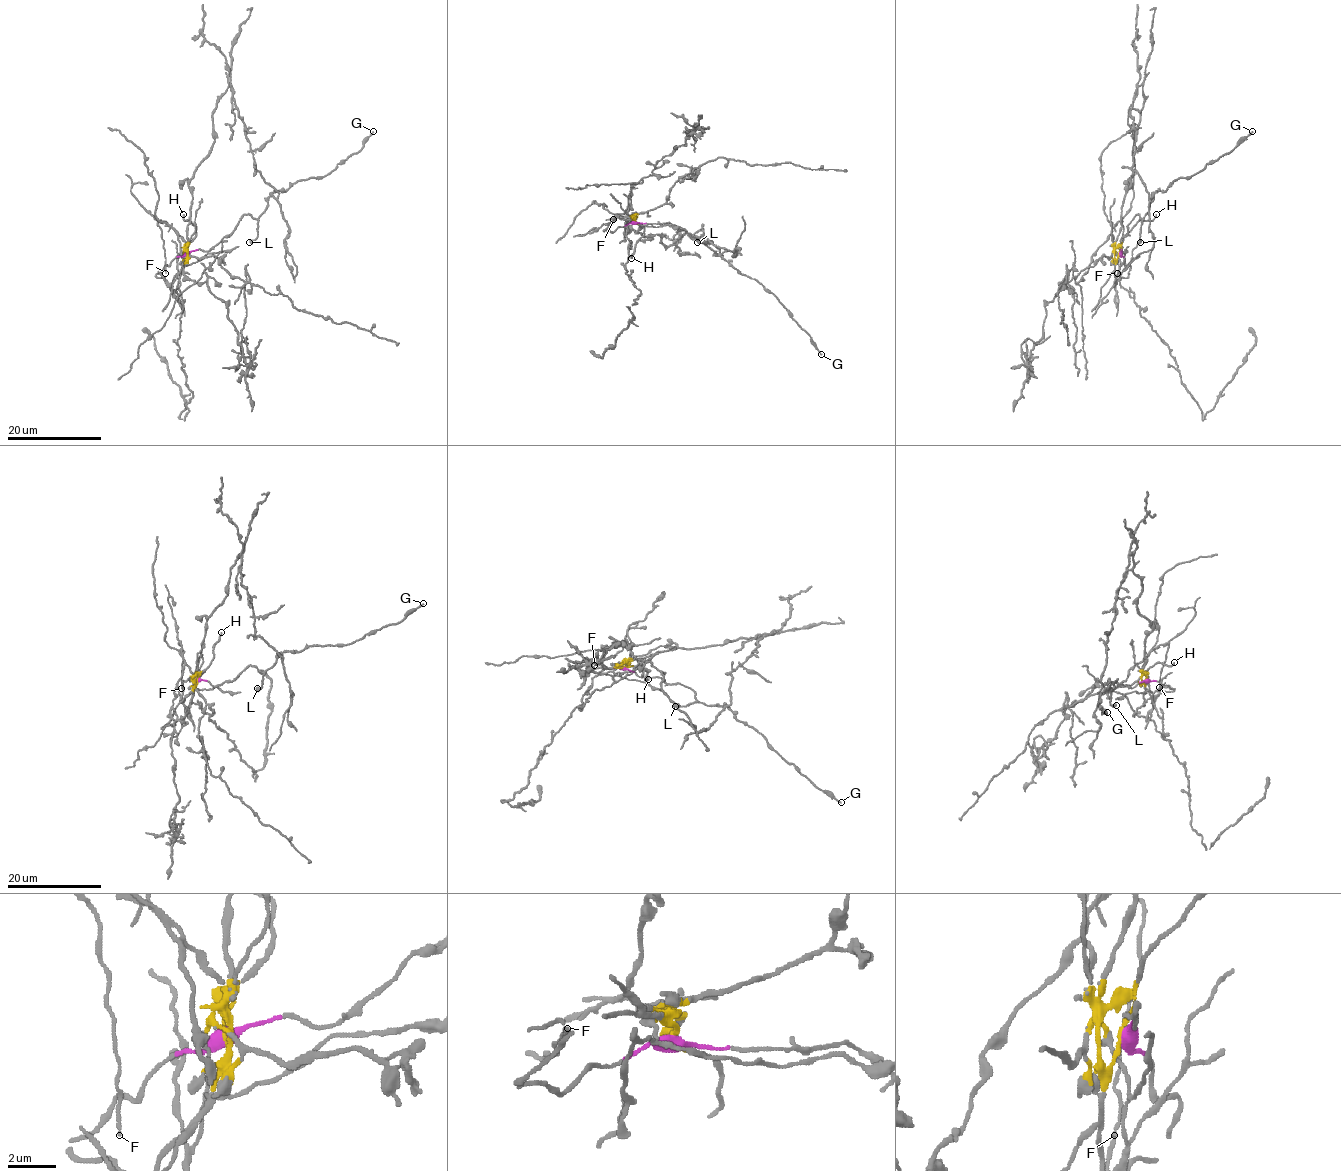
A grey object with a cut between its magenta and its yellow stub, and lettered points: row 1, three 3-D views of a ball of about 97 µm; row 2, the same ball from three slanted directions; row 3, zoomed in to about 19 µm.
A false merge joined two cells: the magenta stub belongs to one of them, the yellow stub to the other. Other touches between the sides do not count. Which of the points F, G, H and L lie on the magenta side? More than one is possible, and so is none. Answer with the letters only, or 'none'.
G, L

